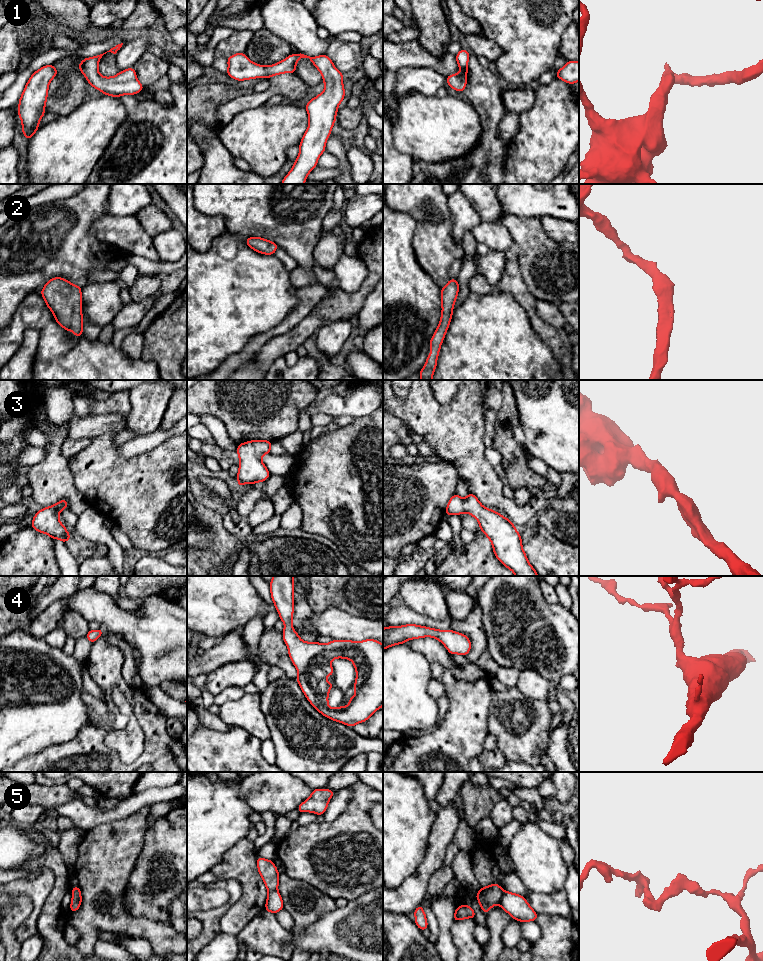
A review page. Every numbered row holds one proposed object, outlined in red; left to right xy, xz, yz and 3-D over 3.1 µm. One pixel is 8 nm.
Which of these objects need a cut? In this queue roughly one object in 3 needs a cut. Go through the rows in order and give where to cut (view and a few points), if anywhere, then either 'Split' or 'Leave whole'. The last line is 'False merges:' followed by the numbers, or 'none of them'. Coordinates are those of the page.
1: No split. Leave whole
2: No split. Leave whole
3: No split. Leave whole
4: No split. Leave whole
5: Split along yz (504, 891), (499, 903). Split
False merges: 5

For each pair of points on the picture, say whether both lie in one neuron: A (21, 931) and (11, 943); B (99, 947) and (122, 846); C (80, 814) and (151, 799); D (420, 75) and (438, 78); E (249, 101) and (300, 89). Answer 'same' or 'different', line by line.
A: different
B: different
C: same
D: same
E: same

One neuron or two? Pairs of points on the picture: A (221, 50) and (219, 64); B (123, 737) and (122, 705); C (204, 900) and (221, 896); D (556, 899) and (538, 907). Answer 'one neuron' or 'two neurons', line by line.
A: two neurons
B: one neuron
C: one neuron
D: one neuron

